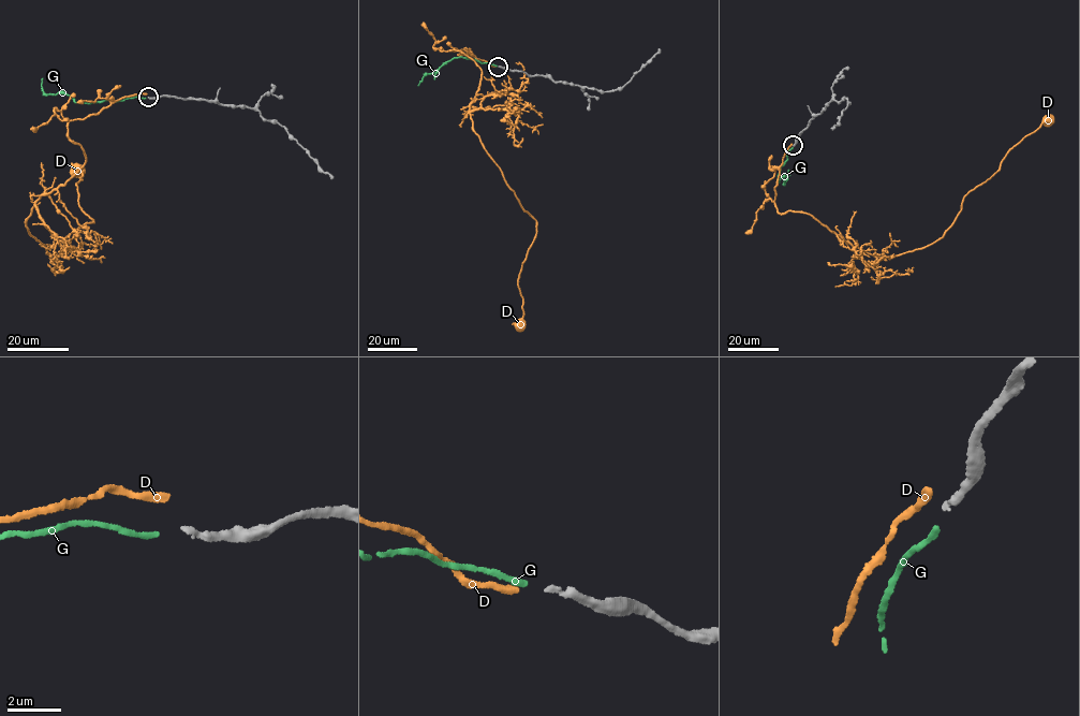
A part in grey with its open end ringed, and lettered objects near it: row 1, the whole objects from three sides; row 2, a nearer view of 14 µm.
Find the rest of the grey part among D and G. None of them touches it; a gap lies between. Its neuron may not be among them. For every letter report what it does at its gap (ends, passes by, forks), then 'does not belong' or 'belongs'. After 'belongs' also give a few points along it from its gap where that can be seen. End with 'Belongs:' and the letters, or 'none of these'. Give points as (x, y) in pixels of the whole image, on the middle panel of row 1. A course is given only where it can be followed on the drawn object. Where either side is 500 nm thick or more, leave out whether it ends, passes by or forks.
D: it ends there; does not belong
G: it ends there; does not belong
Belongs: none of these

